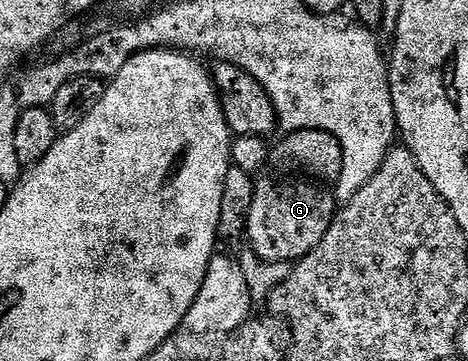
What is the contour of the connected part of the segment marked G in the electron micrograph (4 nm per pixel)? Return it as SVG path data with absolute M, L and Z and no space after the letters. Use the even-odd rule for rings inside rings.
M301 178L261 179L255 186L247 212L250 249L266 262L296 262L322 241L337 213L336 197L320 185Z

